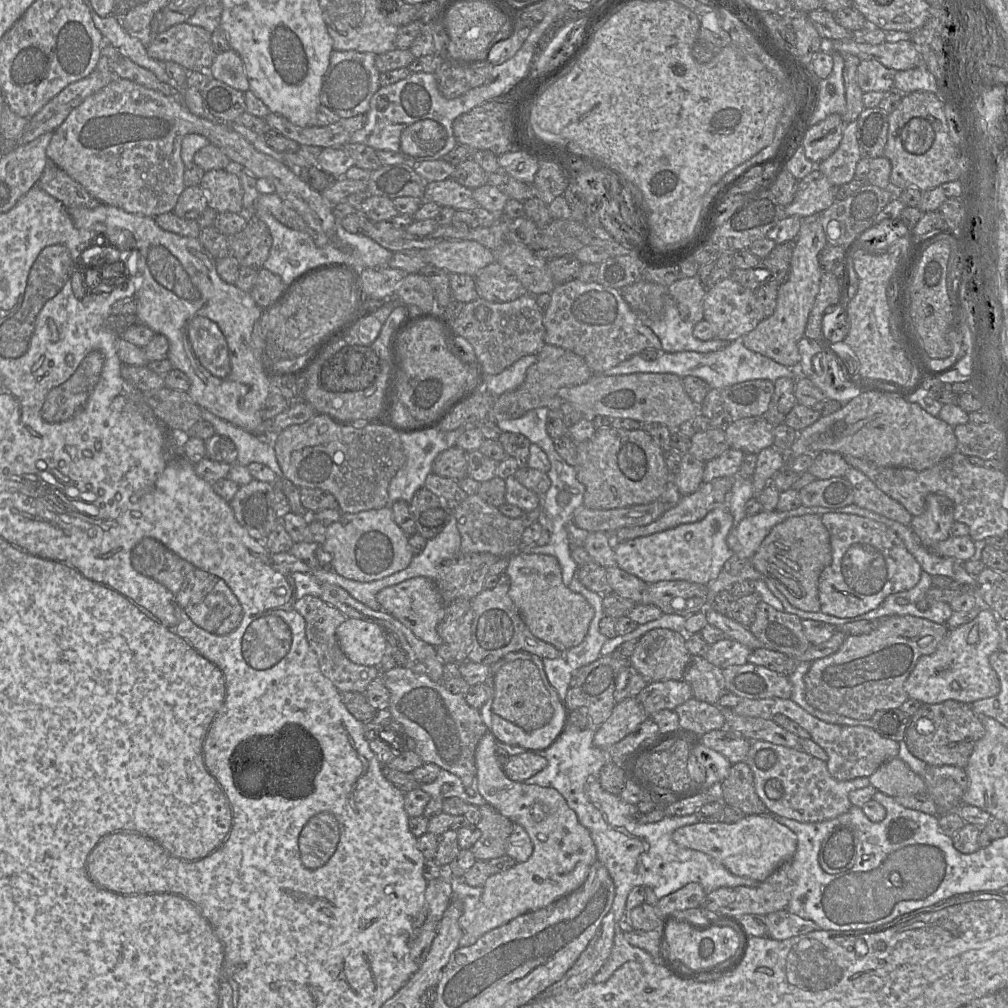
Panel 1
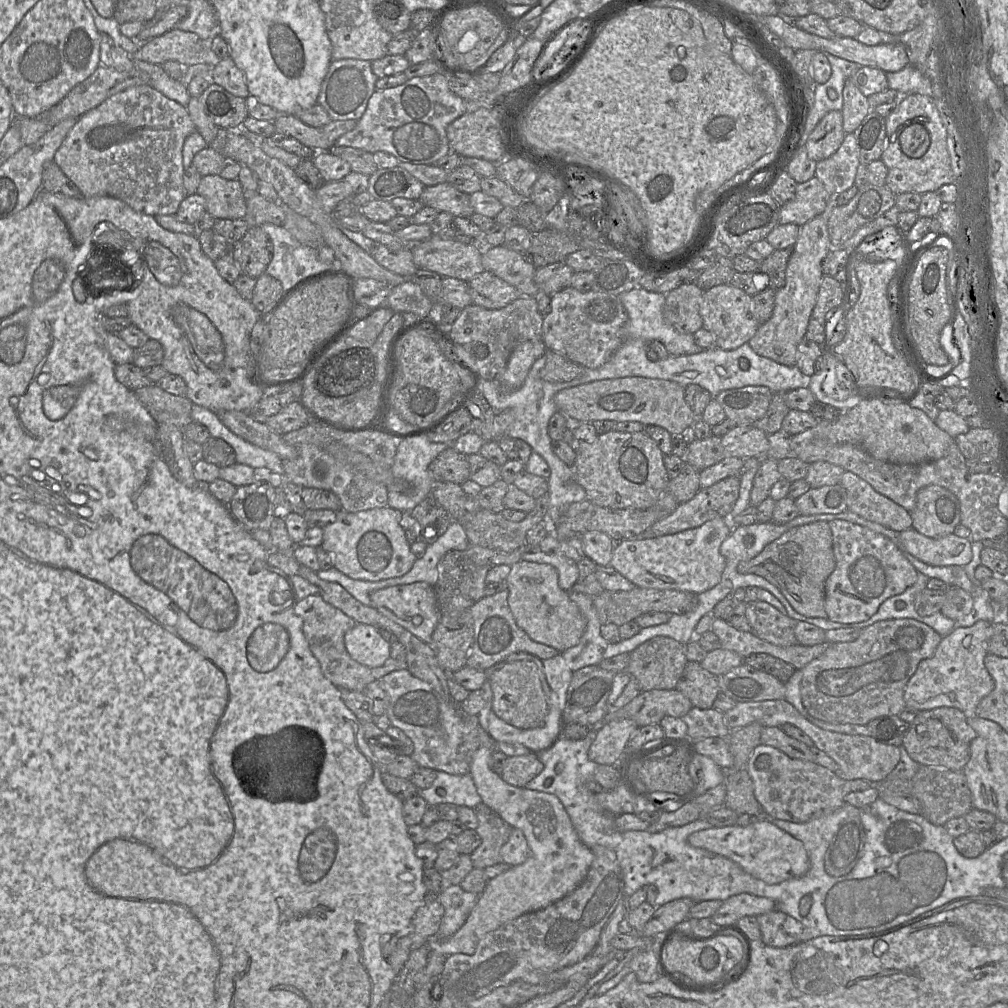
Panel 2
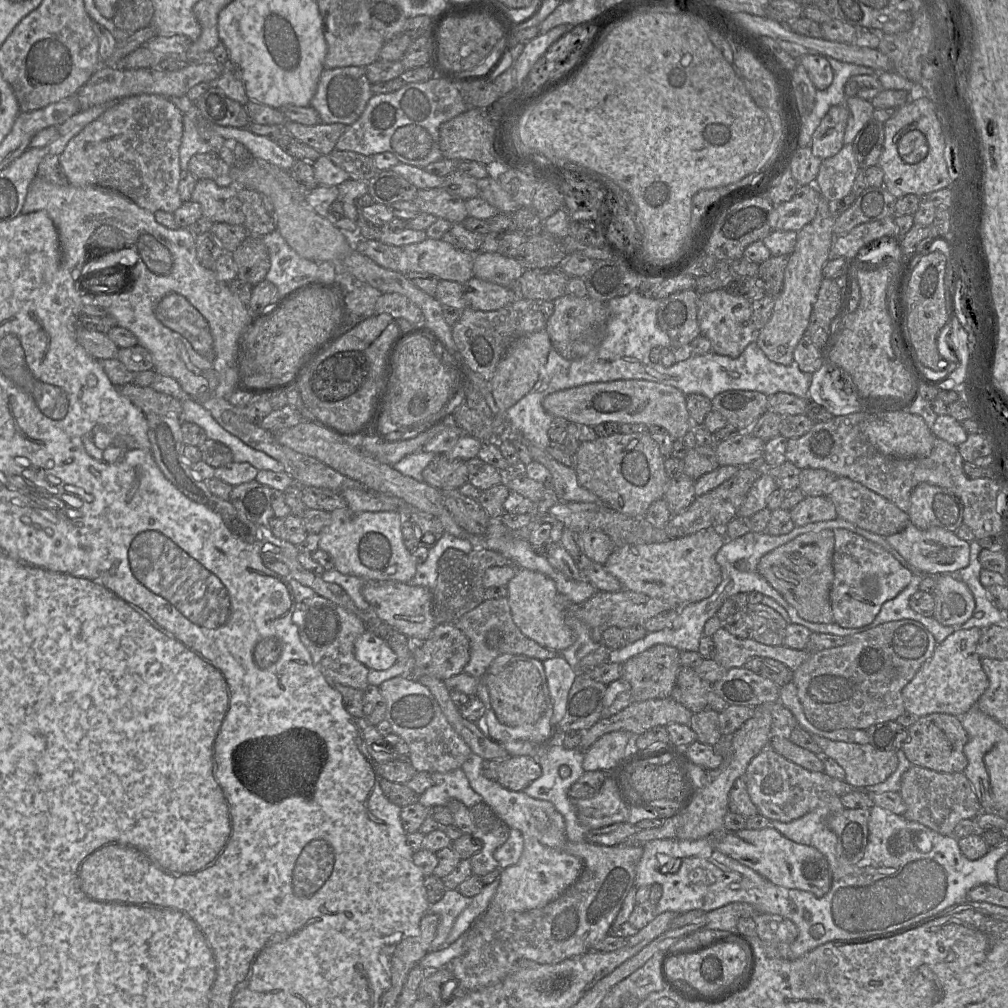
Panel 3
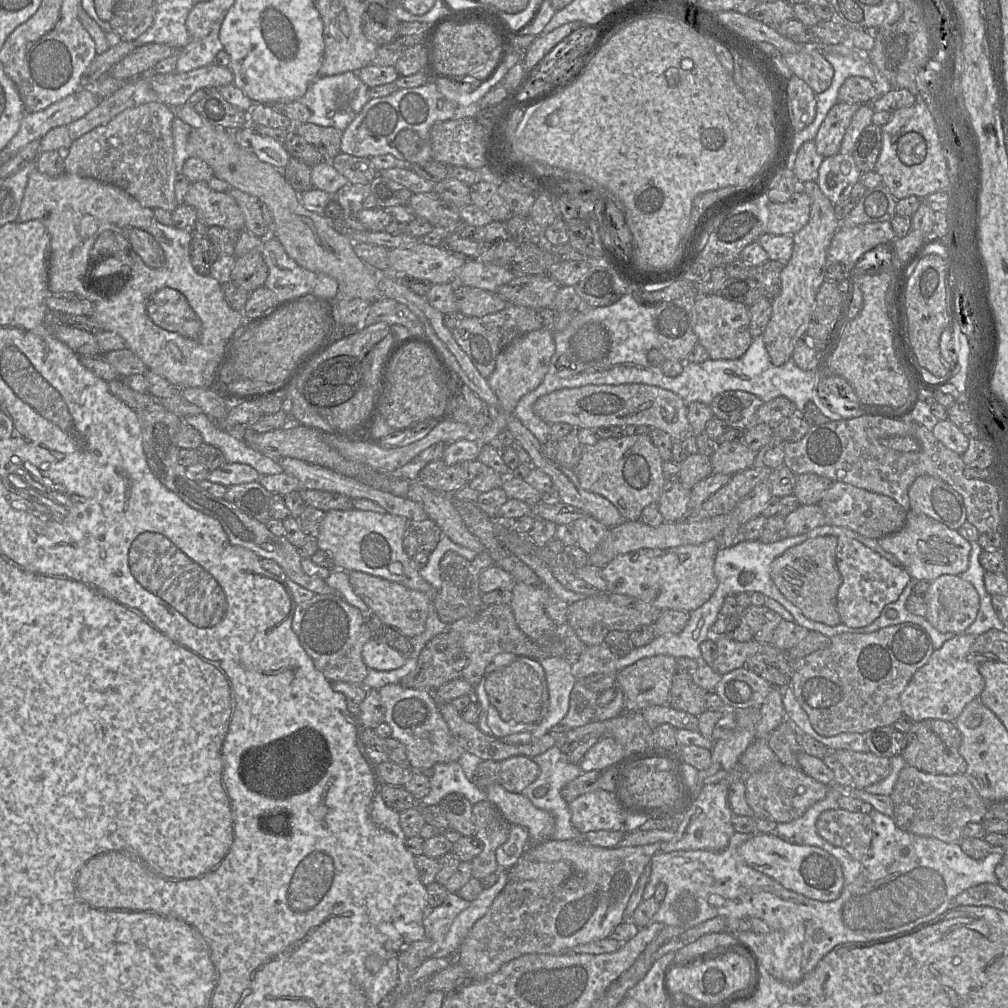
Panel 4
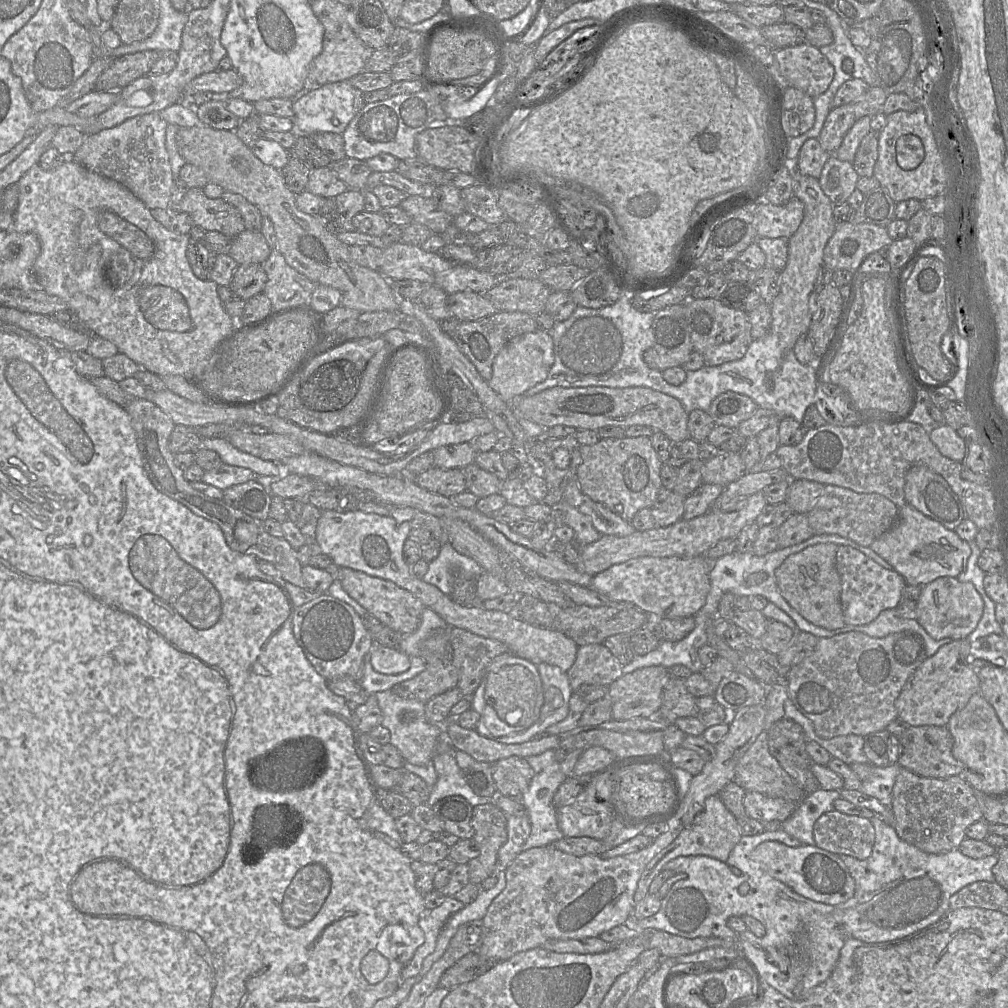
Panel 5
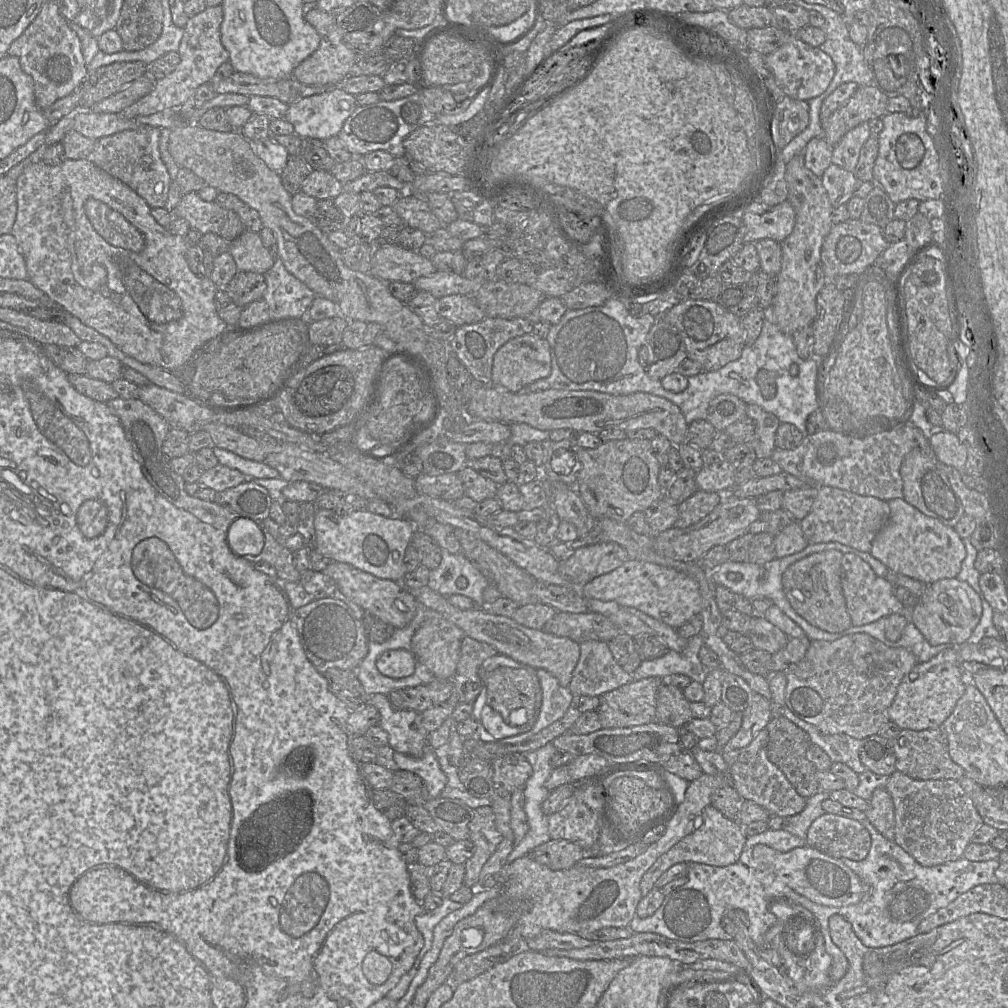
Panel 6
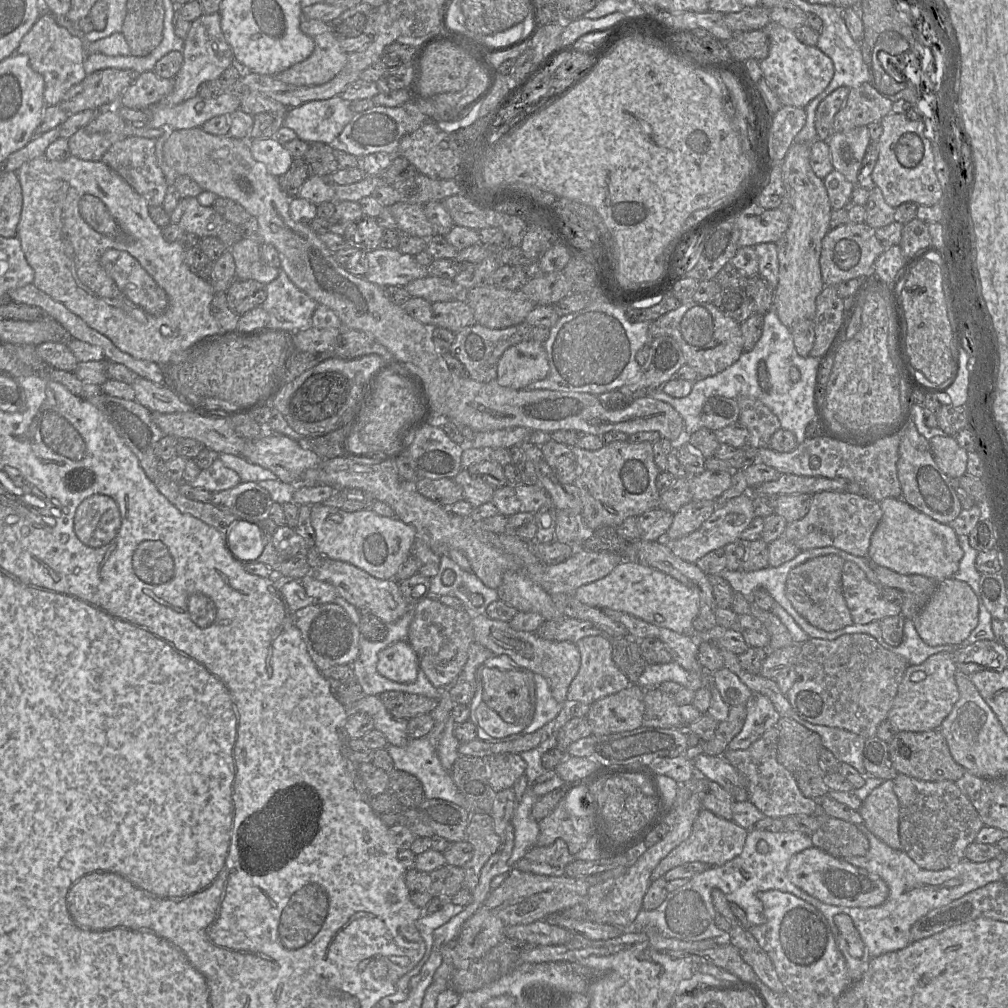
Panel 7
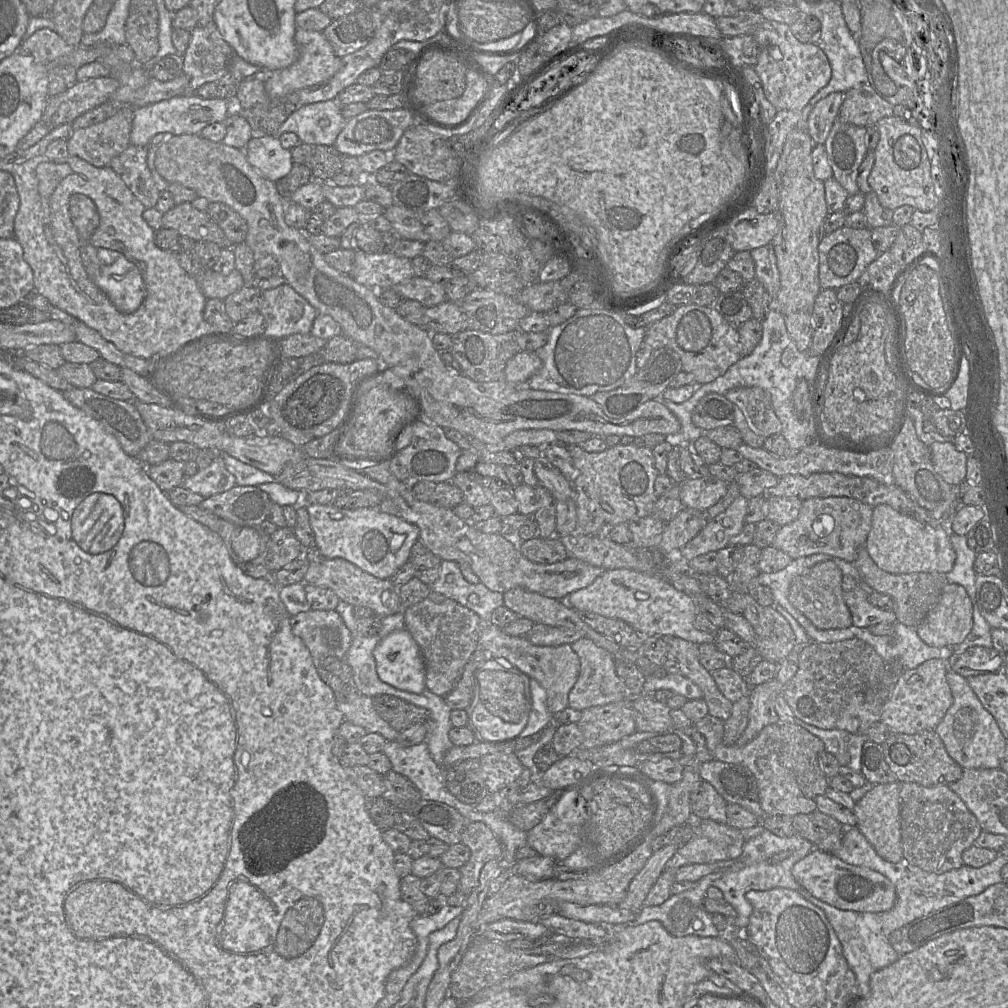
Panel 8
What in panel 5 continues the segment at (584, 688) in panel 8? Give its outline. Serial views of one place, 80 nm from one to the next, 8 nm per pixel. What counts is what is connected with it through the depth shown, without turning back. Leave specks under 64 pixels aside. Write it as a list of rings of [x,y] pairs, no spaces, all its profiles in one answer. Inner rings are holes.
[[[587,644],[578,647],[574,664],[567,672],[574,692],[585,684],[610,686],[623,673],[623,665],[602,644]]]

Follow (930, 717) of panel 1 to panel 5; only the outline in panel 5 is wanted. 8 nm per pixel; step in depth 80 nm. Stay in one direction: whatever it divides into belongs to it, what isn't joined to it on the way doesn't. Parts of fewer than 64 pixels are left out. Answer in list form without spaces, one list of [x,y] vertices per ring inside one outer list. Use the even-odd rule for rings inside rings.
[[[909,726],[901,735],[896,737],[900,747],[898,764],[902,768],[932,778],[945,778],[962,773],[963,765],[955,759],[952,753],[953,736],[947,726]]]

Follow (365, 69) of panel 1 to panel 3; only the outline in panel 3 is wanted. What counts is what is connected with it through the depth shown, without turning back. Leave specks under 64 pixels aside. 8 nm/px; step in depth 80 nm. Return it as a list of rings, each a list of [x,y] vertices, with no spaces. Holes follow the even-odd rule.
[[[346,66],[324,69],[310,105],[319,113],[321,123],[342,123],[350,126],[361,116],[373,95],[371,86],[372,84],[366,76],[365,67]]]

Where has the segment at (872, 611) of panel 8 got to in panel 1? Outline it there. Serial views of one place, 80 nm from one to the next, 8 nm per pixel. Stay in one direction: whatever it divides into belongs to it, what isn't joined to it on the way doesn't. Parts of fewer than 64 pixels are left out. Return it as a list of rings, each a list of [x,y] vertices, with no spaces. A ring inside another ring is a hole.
[[[825,513],[820,517],[829,532],[832,552],[832,561],[818,583],[822,613],[854,618],[878,607],[888,595],[910,590],[919,582],[920,564],[884,524],[846,513]]]

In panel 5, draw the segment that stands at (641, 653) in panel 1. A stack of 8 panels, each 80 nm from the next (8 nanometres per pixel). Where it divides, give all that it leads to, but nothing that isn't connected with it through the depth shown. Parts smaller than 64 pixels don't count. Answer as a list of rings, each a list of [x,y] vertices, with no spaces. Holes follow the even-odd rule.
[[[649,666],[623,674],[608,686],[612,719],[658,717],[662,693],[670,679],[670,670],[663,666]]]

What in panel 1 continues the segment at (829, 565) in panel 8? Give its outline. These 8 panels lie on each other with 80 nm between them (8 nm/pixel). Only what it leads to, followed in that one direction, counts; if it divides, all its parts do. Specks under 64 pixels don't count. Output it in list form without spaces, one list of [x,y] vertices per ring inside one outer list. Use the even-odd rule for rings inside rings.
[[[805,514],[790,517],[775,525],[752,559],[740,559],[733,554],[729,558],[727,573],[735,575],[743,569],[745,563],[751,563],[776,586],[793,607],[806,612],[820,612],[819,577],[831,561],[830,535],[821,517]]]

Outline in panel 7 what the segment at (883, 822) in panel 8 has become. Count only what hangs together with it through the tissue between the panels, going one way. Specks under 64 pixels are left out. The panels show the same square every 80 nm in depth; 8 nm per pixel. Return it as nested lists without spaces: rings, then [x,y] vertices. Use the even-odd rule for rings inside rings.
[[[884,780],[874,788],[857,811],[869,831],[891,848],[901,849],[899,803],[893,790],[893,780]]]

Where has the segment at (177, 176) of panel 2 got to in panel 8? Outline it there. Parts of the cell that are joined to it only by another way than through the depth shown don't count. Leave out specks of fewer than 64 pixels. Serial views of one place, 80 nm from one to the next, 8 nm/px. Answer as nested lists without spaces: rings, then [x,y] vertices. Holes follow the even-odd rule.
[[[130,144],[111,160],[109,166],[121,177],[145,208],[153,208],[157,204],[160,191],[148,167],[147,155],[147,147]]]

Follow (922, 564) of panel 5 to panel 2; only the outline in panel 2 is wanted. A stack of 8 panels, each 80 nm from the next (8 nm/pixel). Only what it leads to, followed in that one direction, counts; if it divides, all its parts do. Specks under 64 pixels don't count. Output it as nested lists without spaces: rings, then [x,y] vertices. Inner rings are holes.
[[[913,528],[899,533],[907,551],[932,566],[965,566],[972,559],[969,539],[954,533],[942,537],[927,537]]]

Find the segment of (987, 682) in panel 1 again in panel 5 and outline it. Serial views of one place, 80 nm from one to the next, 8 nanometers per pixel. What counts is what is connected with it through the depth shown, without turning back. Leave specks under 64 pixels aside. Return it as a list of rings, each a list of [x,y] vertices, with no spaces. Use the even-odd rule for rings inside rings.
[[[966,639],[952,640],[945,644],[914,671],[903,686],[895,707],[898,717],[910,726],[947,726],[950,717],[962,708],[977,692],[980,681],[977,671],[964,662],[970,647]]]

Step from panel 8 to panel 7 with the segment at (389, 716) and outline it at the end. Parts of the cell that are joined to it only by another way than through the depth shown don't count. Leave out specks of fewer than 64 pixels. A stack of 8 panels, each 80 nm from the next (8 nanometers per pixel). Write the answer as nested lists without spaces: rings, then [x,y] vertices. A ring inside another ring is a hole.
[[[400,691],[383,692],[378,697],[395,719],[410,720],[422,714],[429,714],[438,705],[434,699]]]

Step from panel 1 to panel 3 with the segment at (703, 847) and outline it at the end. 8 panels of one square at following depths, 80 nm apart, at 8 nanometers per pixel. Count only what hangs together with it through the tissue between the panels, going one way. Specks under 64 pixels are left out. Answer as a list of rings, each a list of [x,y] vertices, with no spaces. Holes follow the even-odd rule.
[[[773,827],[758,830],[745,828],[713,835],[706,839],[710,839],[715,849],[748,866],[776,885],[808,891],[816,897],[823,897],[831,888],[832,874],[826,857],[812,846],[786,838]]]

